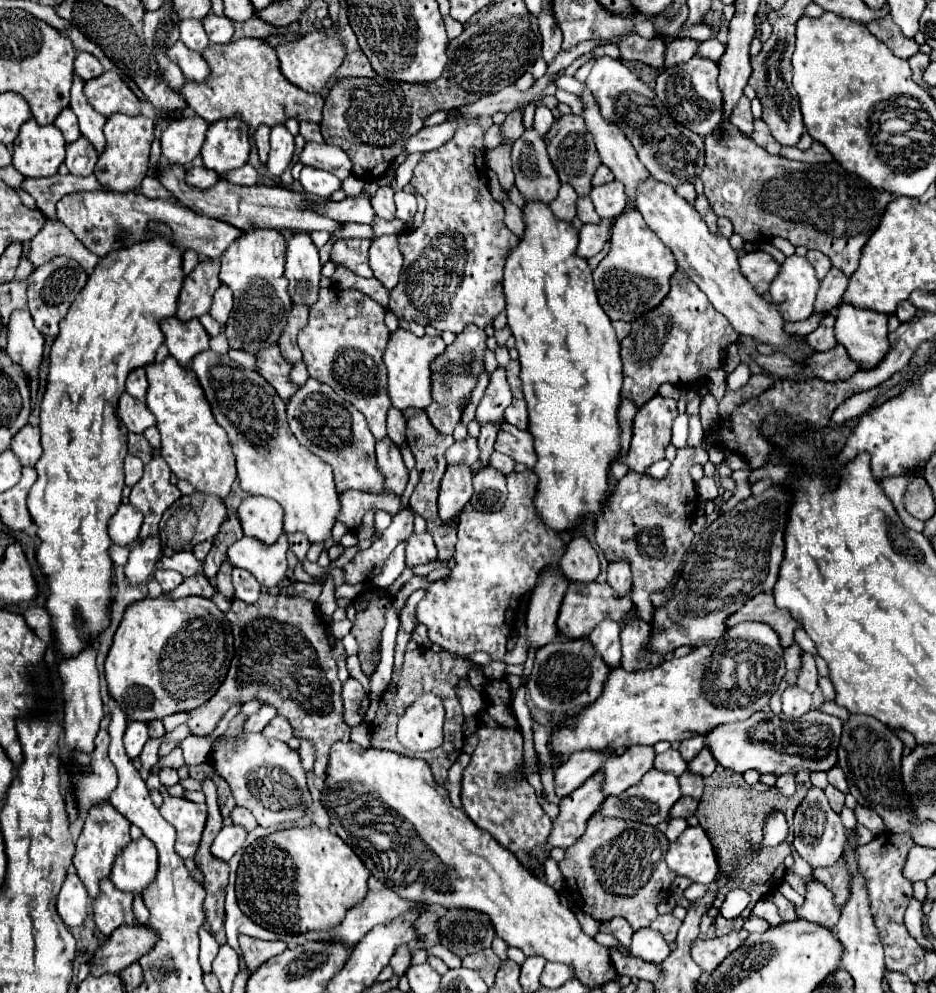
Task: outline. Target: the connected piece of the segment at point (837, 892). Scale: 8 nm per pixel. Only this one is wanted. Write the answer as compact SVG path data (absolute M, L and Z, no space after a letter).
M839 859L833 867L815 869L813 879L823 883L835 895L835 905L837 907L843 907L843 903L847 901L847 895L849 895L849 881L851 881L843 859Z

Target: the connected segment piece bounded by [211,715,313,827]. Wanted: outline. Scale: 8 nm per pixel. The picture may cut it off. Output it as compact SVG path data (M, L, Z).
M237 715L225 731L229 733L229 741L213 747L211 759L215 763L215 771L229 783L237 805L247 807L261 827L303 819L311 809L313 799L307 787L307 771L301 765L299 751L291 749L283 741L269 741L261 733L235 739L243 727L243 721L245 715Z

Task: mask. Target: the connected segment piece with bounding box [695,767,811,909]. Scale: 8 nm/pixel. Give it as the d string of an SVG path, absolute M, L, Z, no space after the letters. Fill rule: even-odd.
M717 767L713 771L713 775L705 777L703 781L705 781L705 793L699 801L695 815L699 819L699 825L705 829L707 837L711 839L711 845L715 849L717 863L719 863L719 875L727 875L727 887L723 887L723 891L719 891L713 907L721 909L727 891L735 889L735 887L751 893L751 905L755 905L759 899L763 899L771 891L771 887L775 891L783 883L783 875L785 875L783 861L787 855L791 855L791 843L794 840L794 814L799 803L803 801L803 797L807 795L807 791L811 789L809 773L807 771L797 773L797 791L791 797L783 795L777 787L747 785L743 781L743 775L723 769L723 767ZM774 808L785 813L789 834L785 843L781 843L777 847L765 847L761 843L763 817L767 811ZM749 847L755 847L755 851L751 851Z

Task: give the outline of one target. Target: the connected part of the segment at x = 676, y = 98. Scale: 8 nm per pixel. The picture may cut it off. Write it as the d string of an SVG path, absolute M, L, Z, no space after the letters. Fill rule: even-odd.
M691 57L687 63L677 65L673 69L677 71L661 71L661 75L657 77L657 87L655 87L657 97L663 99L671 117L675 117L677 123L683 123L687 129L691 129L701 137L711 135L717 123L721 121L723 113L721 91L717 87L717 75L719 75L717 63L701 57Z

